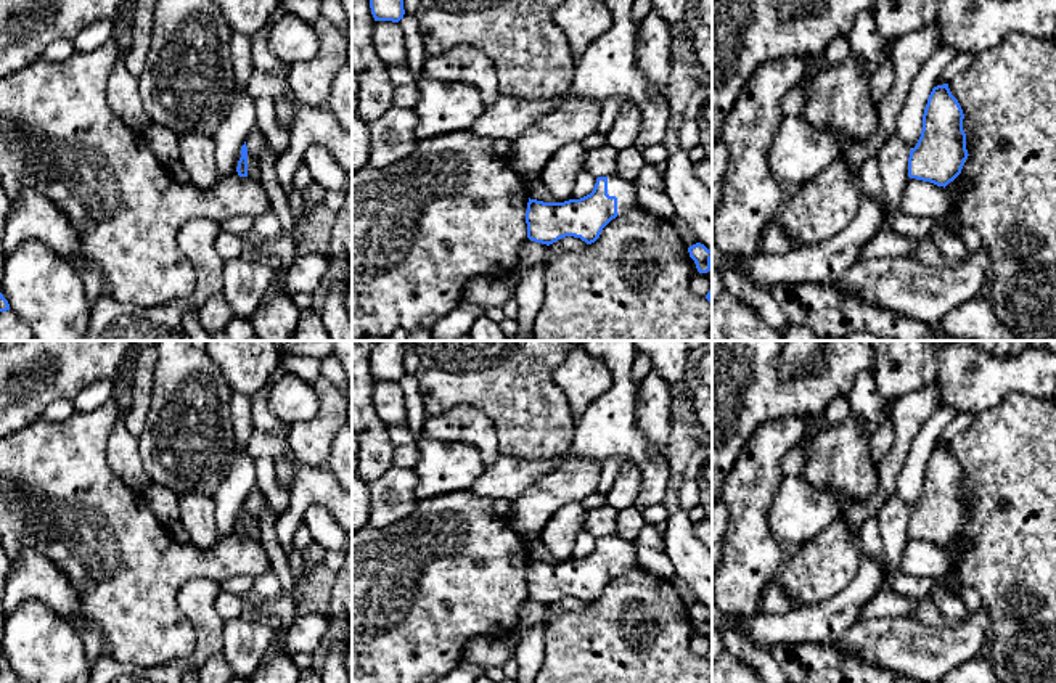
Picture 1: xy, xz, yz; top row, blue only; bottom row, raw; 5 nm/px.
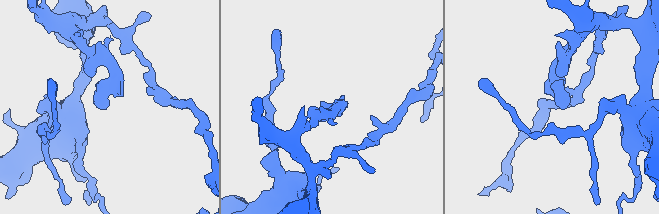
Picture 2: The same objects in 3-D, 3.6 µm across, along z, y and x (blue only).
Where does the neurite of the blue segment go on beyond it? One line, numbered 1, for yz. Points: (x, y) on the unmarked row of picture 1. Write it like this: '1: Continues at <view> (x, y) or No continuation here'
1: No continuation here

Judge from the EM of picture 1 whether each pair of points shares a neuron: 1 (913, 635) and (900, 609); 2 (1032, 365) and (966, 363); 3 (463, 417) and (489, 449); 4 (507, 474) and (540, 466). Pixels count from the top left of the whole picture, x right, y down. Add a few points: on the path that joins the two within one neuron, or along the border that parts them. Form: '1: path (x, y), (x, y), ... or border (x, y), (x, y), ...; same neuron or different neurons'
1: border (915, 616), (875, 616), (867, 619); different neurons
2: path (1016, 368), (982, 368); same neuron
3: path (471, 425), (486, 441); same neuron
4: path (515, 474), (532, 470); same neuron

